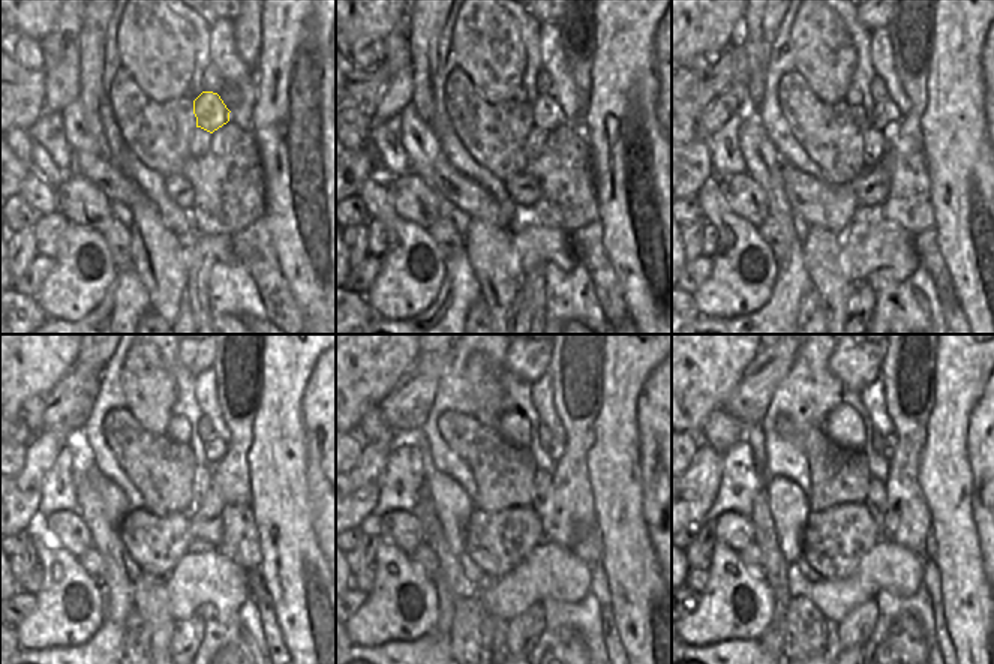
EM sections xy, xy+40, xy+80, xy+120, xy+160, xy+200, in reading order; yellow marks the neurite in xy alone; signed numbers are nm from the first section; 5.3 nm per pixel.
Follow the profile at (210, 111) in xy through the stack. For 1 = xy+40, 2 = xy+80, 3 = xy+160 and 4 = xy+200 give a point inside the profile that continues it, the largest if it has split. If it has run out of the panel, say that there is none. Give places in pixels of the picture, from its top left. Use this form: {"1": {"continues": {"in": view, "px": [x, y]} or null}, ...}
{"1": {"continues": {"in": "xy+40", "px": [546, 113]}}, "2": {"continues": {"in": "xy+80", "px": [885, 117]}}, "3": {"continues": {"in": "xy+160", "px": [555, 448]}}, "4": {"continues": {"in": "xy+200", "px": [891, 441]}}}

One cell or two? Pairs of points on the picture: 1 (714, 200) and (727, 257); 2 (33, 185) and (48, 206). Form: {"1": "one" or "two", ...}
{"1": "one", "2": "one"}

